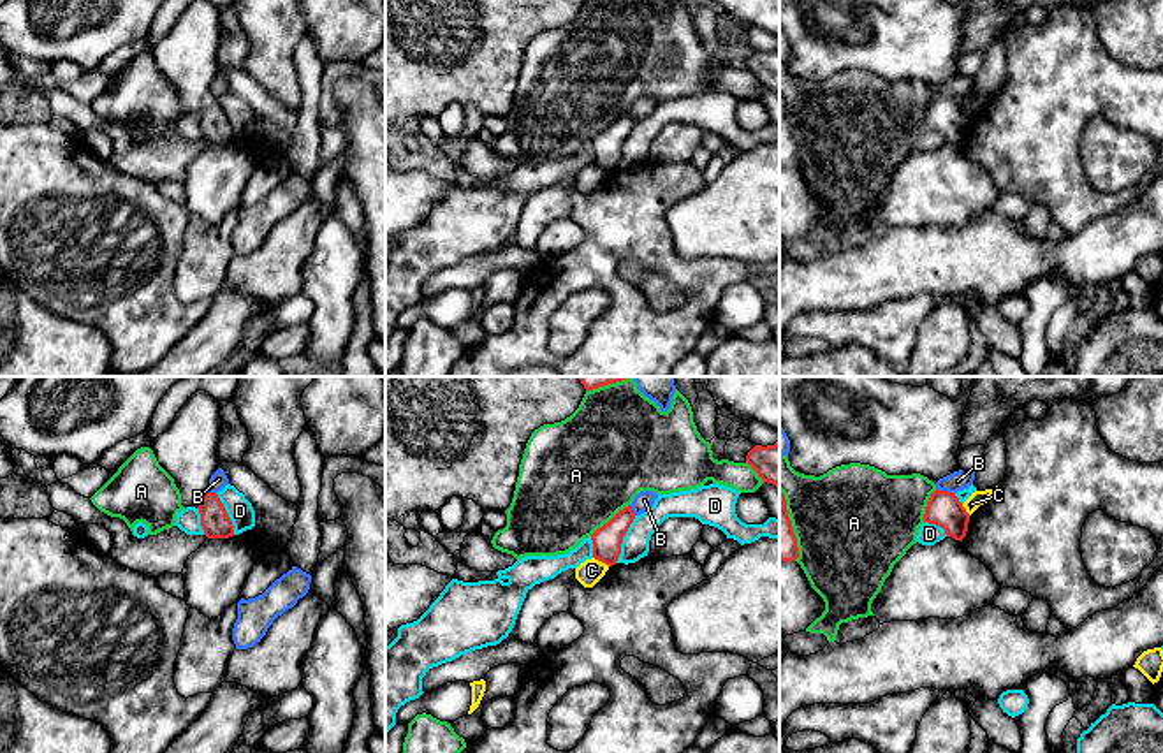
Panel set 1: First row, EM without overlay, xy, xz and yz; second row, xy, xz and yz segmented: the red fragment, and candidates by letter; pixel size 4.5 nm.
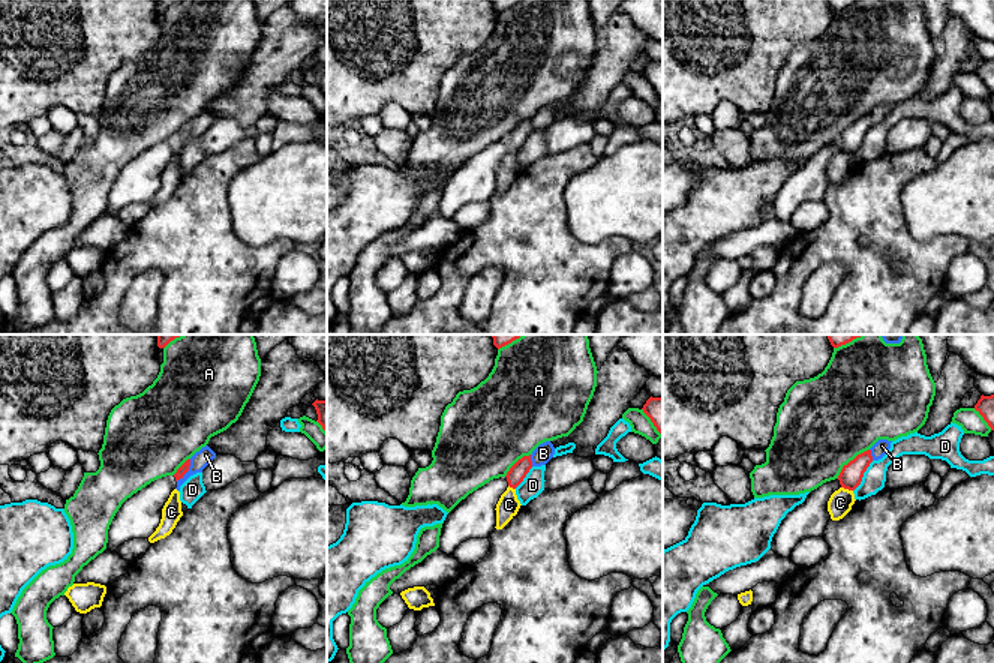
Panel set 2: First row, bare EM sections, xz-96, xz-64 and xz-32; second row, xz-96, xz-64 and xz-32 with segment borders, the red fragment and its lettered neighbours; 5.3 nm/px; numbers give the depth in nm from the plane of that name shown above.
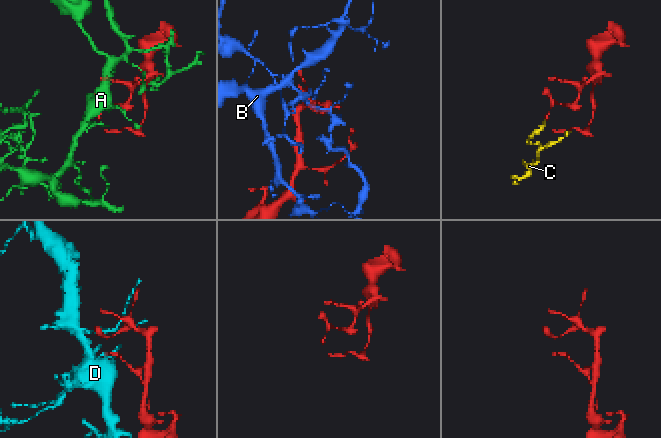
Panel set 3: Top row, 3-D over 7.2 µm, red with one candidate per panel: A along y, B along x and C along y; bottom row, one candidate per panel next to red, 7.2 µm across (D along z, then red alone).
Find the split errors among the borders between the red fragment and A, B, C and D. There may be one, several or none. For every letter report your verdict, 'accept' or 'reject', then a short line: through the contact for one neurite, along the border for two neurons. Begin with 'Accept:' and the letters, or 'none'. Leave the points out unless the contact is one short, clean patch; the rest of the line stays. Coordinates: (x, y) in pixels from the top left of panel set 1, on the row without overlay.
Accept: none
A: reject
B: reject
C: reject; line xz (593, 162), (609, 171)
D: reject

